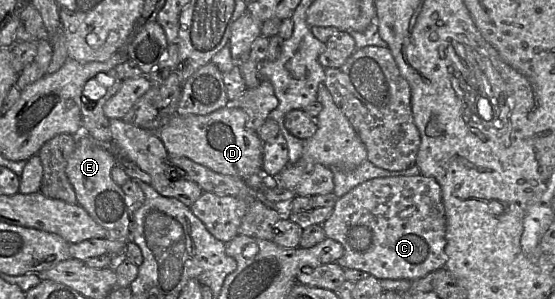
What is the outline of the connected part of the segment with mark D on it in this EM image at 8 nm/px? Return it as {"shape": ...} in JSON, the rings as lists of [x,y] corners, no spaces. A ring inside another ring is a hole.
{"shape":[[[227,105],[208,115],[173,115],[162,122],[159,138],[171,156],[186,157],[214,172],[246,179],[264,173],[263,142],[246,126],[247,115],[237,106]]]}

